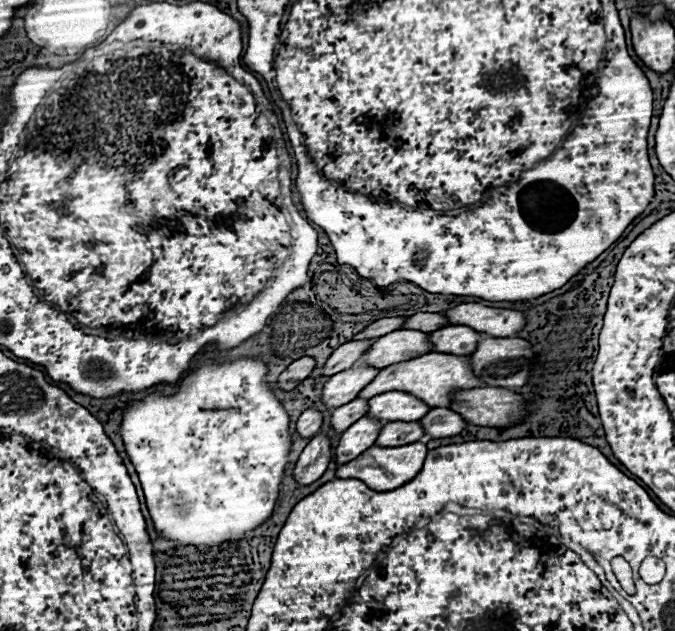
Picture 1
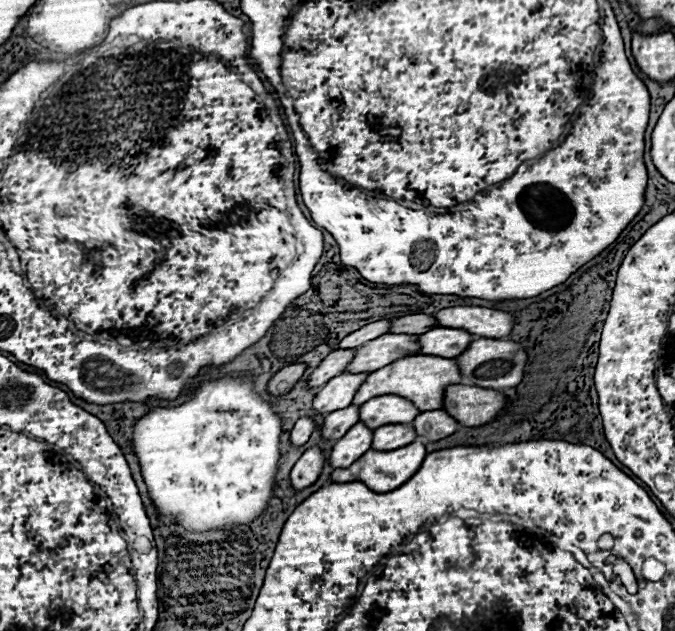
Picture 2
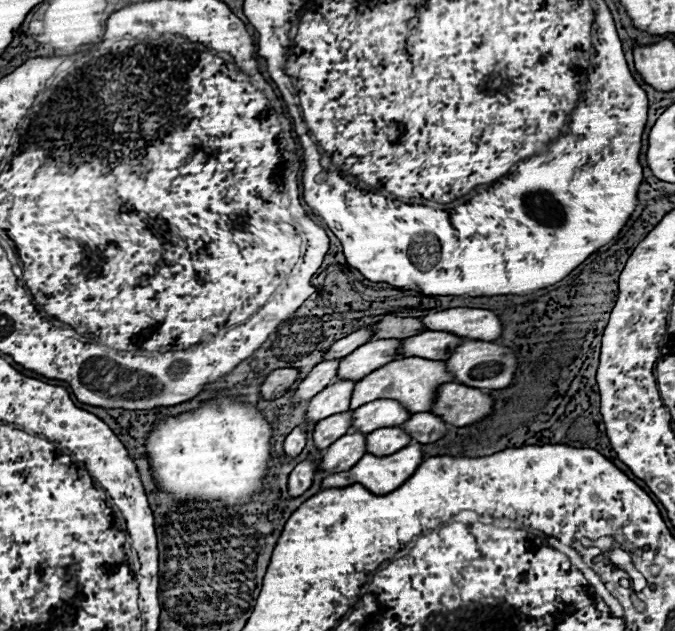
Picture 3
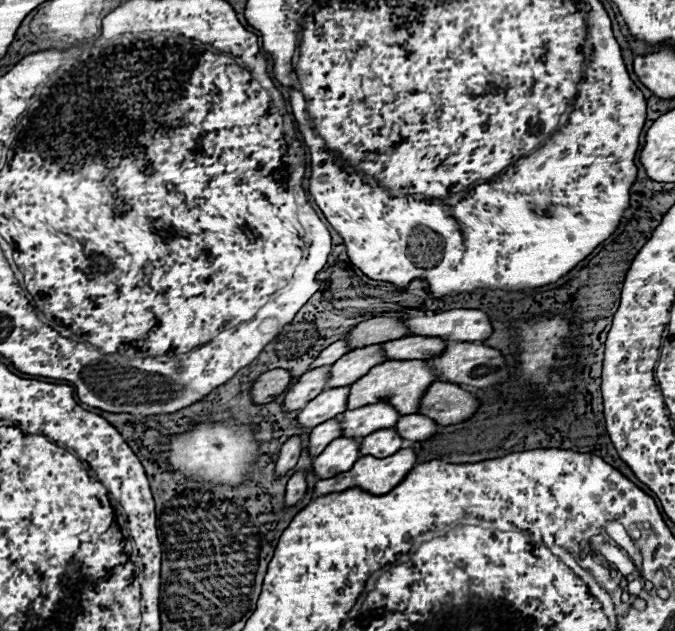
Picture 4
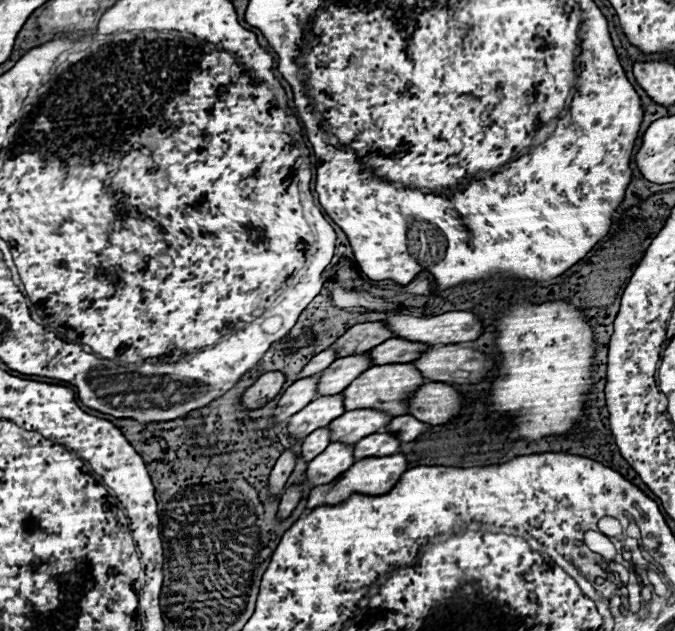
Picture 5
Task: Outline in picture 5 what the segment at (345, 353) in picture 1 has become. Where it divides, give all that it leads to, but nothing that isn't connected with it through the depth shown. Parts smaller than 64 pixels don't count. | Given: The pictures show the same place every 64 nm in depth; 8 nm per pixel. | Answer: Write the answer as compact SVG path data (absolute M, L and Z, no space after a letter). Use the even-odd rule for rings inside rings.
M320 376L298 380L282 394L282 398L278 400L278 406L274 410L274 424L288 420L294 412L300 412L300 408L304 408L306 404L310 404L316 398L318 378Z

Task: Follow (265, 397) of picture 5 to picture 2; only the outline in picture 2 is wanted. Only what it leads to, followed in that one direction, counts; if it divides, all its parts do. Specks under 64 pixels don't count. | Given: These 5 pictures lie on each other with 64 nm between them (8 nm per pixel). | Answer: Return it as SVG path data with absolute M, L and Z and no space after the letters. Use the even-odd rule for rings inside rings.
M292 364L292 366L286 366L286 368L282 368L282 370L278 370L272 378L270 378L270 382L268 382L268 394L272 394L272 396L282 396L282 394L286 394L286 392L290 392L292 388L294 388L294 384L302 378L302 374L304 374L304 364Z

